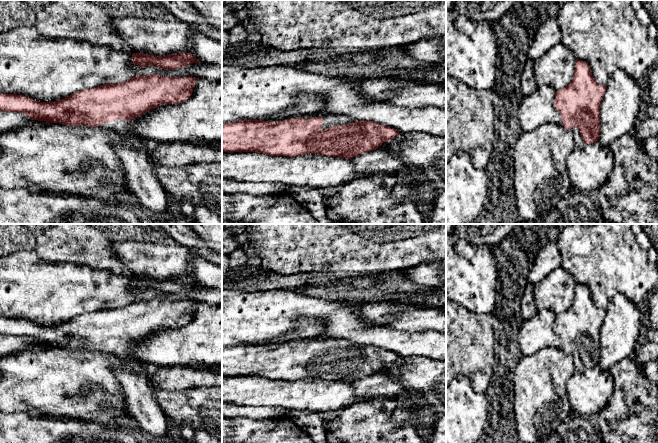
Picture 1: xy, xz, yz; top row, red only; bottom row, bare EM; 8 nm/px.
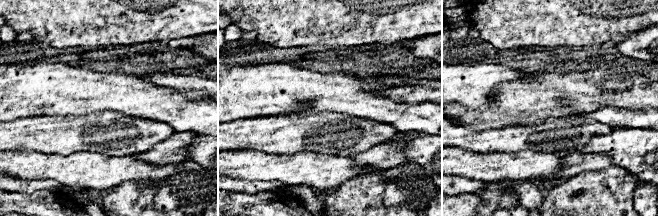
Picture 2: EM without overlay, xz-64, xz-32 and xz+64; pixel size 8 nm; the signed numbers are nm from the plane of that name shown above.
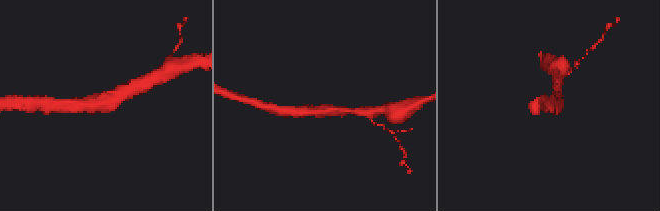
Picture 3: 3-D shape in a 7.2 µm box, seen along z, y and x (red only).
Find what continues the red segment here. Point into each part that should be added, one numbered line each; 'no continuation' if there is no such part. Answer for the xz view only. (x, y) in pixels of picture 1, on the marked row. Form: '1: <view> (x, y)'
1: xz (331, 120)

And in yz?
1: yz (579, 142)

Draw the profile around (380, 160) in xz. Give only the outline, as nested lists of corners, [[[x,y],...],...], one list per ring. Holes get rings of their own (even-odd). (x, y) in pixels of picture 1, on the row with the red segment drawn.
[[[376,149],[351,159],[360,174],[390,173],[404,168],[400,156],[387,149]]]

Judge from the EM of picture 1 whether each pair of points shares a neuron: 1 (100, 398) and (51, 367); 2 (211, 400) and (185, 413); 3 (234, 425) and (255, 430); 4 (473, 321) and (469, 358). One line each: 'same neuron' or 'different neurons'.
1: same neuron
2: same neuron
3: same neuron
4: same neuron

